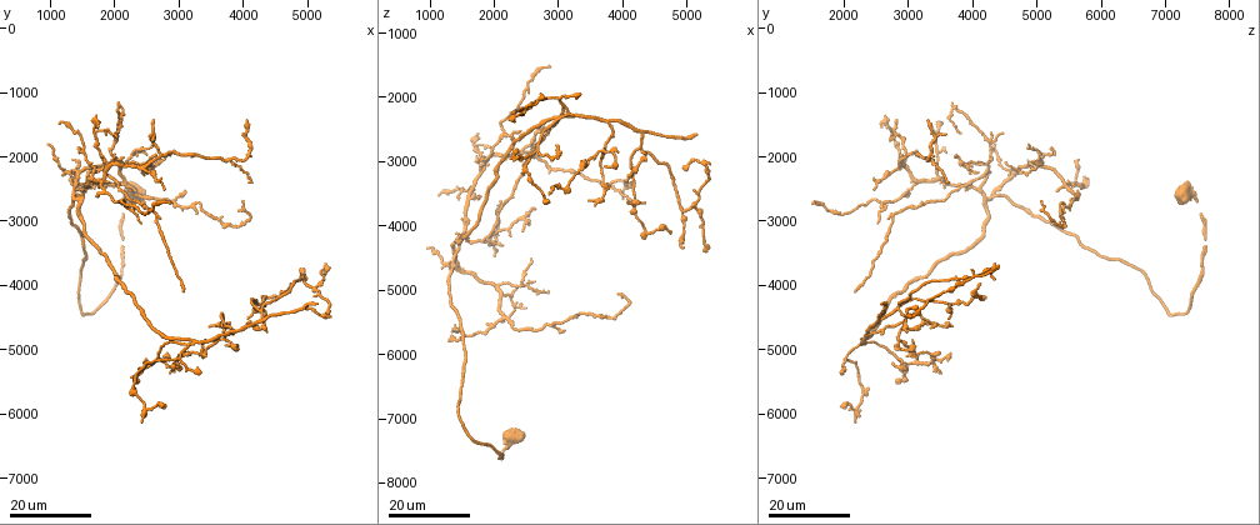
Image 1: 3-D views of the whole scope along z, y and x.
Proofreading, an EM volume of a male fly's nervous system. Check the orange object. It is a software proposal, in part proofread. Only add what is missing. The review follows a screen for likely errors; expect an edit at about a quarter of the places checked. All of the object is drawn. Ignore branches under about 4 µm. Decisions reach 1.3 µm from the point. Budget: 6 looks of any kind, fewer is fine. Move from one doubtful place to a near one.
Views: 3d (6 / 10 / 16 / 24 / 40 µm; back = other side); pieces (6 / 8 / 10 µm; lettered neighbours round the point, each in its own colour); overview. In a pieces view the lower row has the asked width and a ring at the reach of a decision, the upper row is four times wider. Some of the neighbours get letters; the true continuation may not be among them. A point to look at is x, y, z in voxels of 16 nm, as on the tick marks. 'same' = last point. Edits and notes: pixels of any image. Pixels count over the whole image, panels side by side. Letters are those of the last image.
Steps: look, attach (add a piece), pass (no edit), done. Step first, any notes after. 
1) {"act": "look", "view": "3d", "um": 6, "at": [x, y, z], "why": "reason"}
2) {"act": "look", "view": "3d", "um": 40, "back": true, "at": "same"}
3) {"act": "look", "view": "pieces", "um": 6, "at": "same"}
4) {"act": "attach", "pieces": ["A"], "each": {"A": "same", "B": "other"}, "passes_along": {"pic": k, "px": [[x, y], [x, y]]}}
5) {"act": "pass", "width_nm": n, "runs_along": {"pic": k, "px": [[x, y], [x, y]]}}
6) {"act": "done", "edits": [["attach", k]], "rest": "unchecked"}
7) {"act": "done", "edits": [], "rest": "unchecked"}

{"act": "look", "view": "3d", "um": 16, "at": [5100, 4300, 2600], "why": "long arm stops here"}

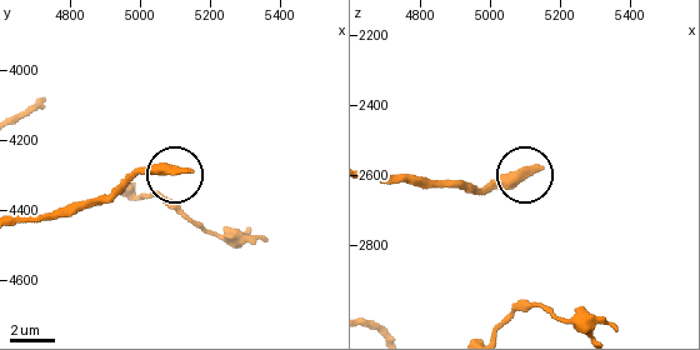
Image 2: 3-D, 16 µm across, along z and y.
{"act": "look", "view": "3d", "um": 6, "at": [5150, 4290, 2580], "why": "closer look"}

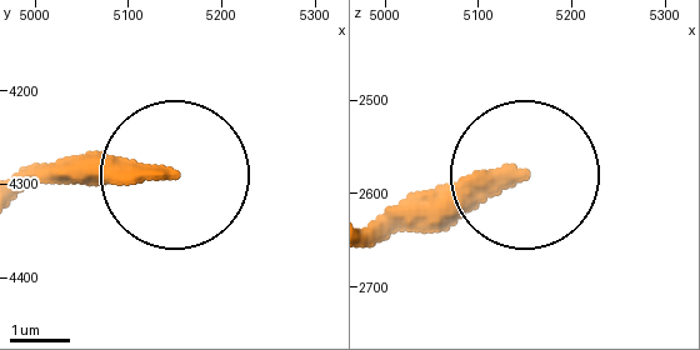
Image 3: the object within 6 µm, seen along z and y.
{"act": "look", "view": "pieces", "um": 8, "at": [5135, 4290, 2580]}

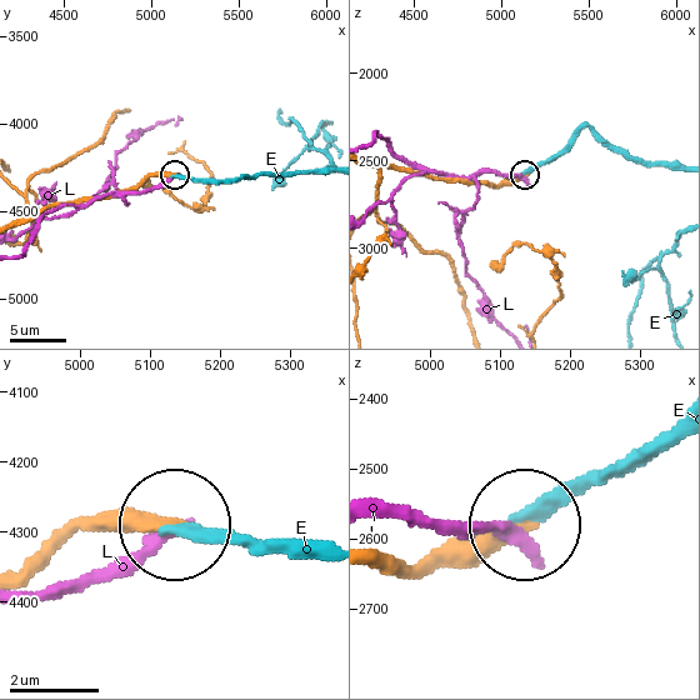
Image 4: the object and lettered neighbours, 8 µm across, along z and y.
{"act": "attach", "pieces": ["E"], "each": {"E": "same", "L": "other"}, "passes_along": {"pic": 4, "px": [[144, 181], [169, 174], [239, 179], [329, 171]]}, "found": "it goes on there"}

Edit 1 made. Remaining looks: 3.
{"act": "look", "view": "3d", "um": 24, "at": [2850, 5350, 3500]}

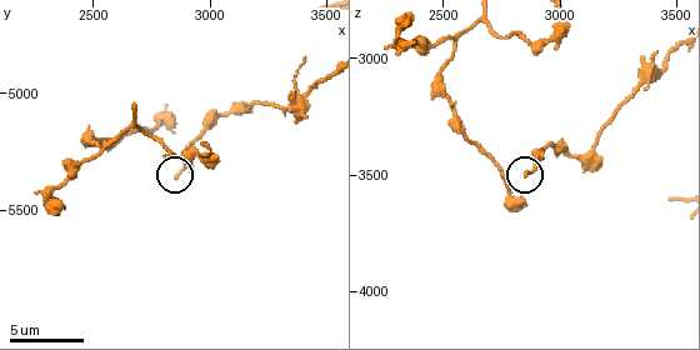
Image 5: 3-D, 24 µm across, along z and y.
{"act": "look", "view": "pieces", "um": 8, "at": [2850, 5350, 3500], "why": "see the neighbours"}

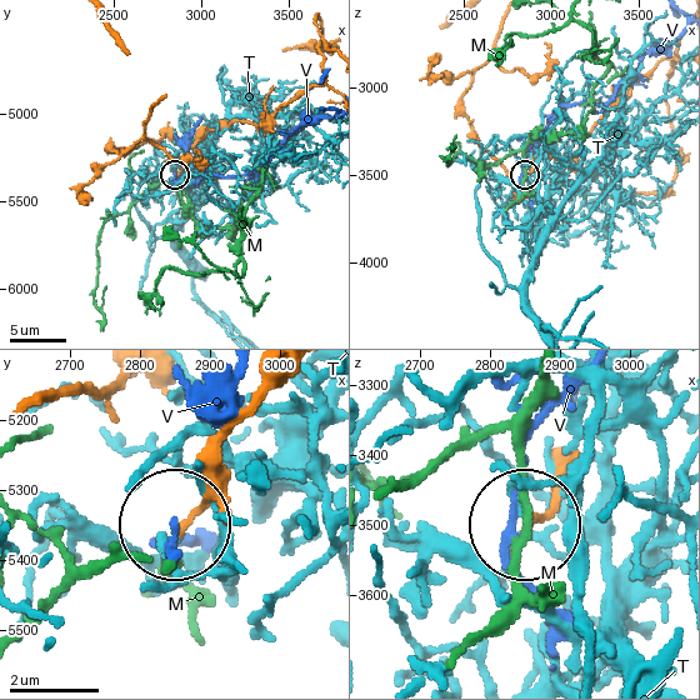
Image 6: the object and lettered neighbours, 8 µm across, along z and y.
{"act": "pass", "each": {"M": "other", "T": "other", "V": "other"}, "found": "none of them fits"}

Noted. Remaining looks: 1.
{"act": "done", "edits": [["attach", 4]], "rest": "unchecked"}

